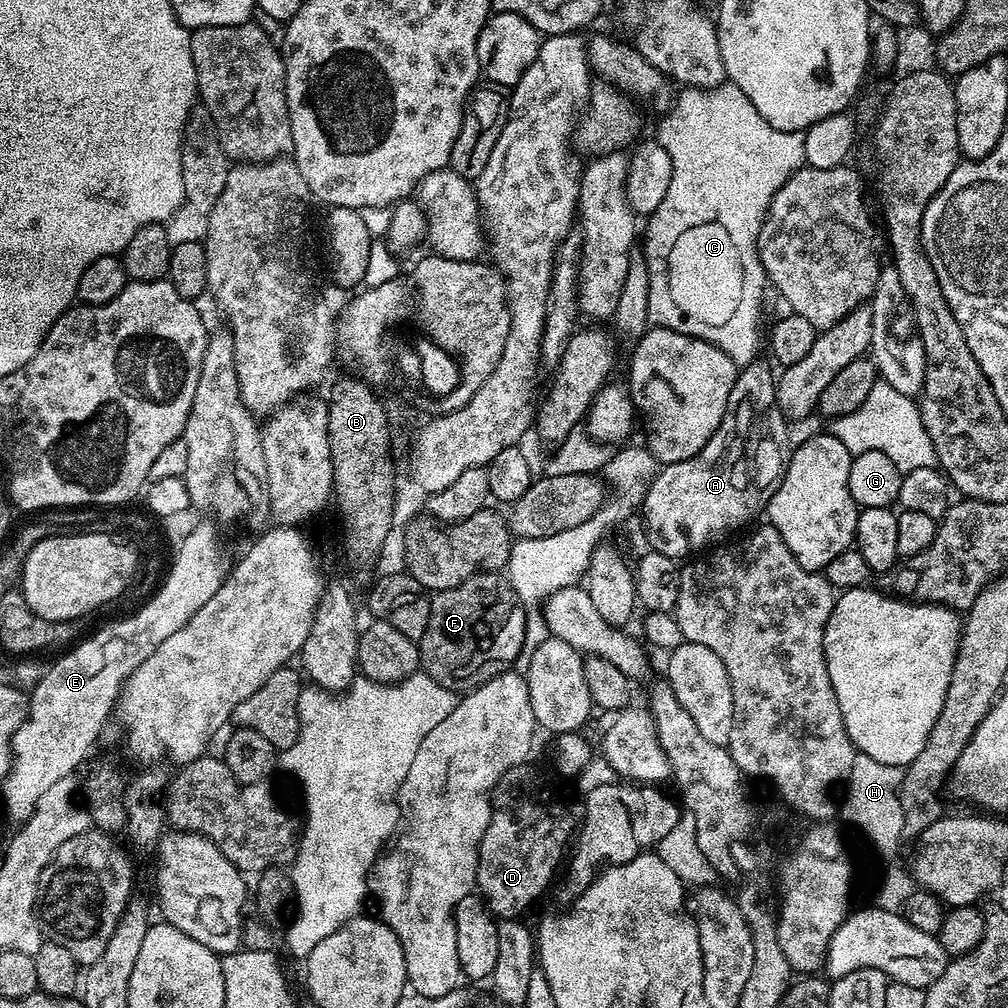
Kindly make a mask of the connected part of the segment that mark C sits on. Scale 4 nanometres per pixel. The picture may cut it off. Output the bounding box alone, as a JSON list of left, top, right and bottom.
[642,82,806,366]

